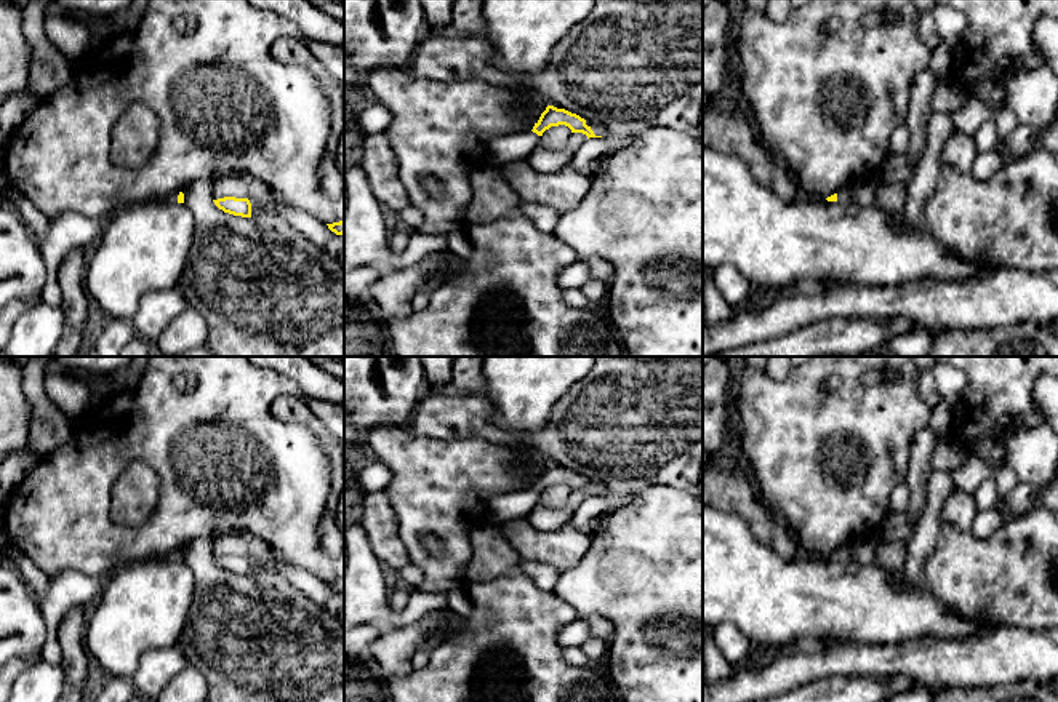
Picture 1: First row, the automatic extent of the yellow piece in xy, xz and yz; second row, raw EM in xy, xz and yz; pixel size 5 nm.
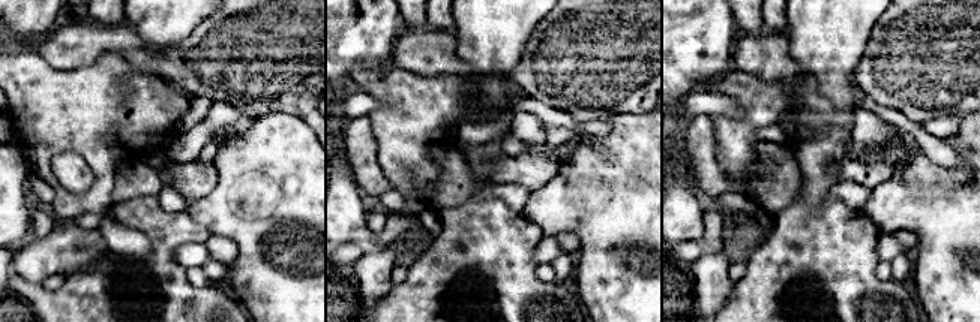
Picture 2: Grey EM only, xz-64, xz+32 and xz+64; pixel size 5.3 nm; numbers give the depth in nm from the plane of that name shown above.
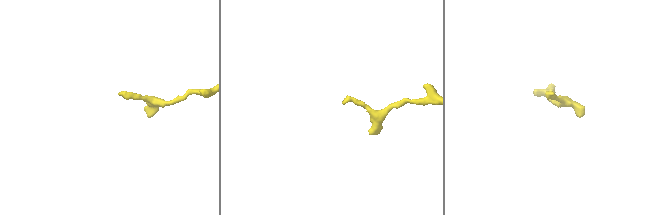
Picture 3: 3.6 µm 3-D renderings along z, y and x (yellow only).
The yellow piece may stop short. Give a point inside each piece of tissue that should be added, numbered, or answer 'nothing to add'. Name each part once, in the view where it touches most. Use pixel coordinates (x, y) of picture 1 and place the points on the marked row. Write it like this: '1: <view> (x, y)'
1: xy (170, 197)

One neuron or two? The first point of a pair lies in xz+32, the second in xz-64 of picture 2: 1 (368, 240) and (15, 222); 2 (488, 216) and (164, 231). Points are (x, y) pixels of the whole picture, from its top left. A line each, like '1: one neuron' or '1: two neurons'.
1: one neuron
2: one neuron

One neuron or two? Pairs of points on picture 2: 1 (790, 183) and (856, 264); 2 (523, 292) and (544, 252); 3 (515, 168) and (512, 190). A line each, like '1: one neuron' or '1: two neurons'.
1: two neurons
2: two neurons
3: two neurons

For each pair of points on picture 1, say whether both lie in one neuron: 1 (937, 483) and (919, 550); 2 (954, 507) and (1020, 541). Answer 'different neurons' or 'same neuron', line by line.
1: same neuron
2: different neurons

